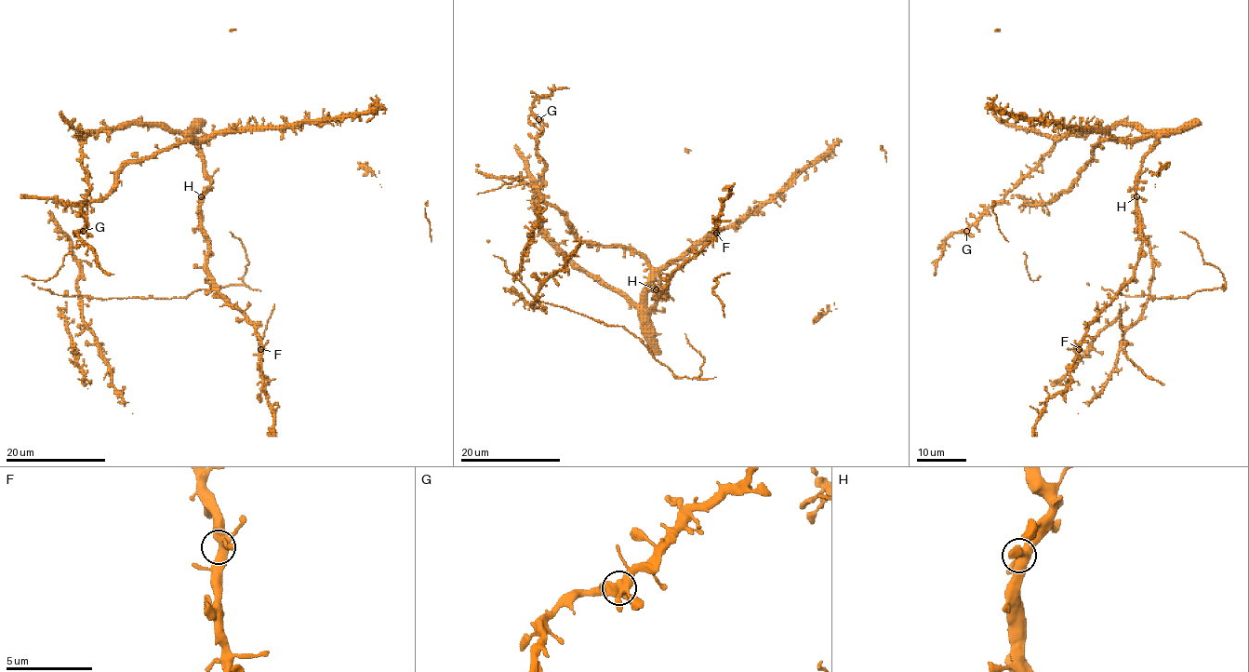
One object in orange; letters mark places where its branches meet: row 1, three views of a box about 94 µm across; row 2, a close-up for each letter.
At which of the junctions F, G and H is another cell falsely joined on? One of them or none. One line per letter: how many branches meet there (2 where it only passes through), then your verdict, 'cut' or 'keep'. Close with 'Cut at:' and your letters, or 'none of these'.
F: 4 branches meet; keep
G: 4 branches meet; keep
H: 4 branches meet; keep
Cut at: none of these

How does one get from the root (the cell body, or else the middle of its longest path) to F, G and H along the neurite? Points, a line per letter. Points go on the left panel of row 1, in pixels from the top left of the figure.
F: (201, 209), (202, 235), (208, 249), (207, 276), (253, 327), (260, 349)
G: (201, 209), (209, 176), (200, 148), (160, 126), (124, 125), (81, 142), (90, 188), (83, 230)
H: (201, 209), (201, 196)

